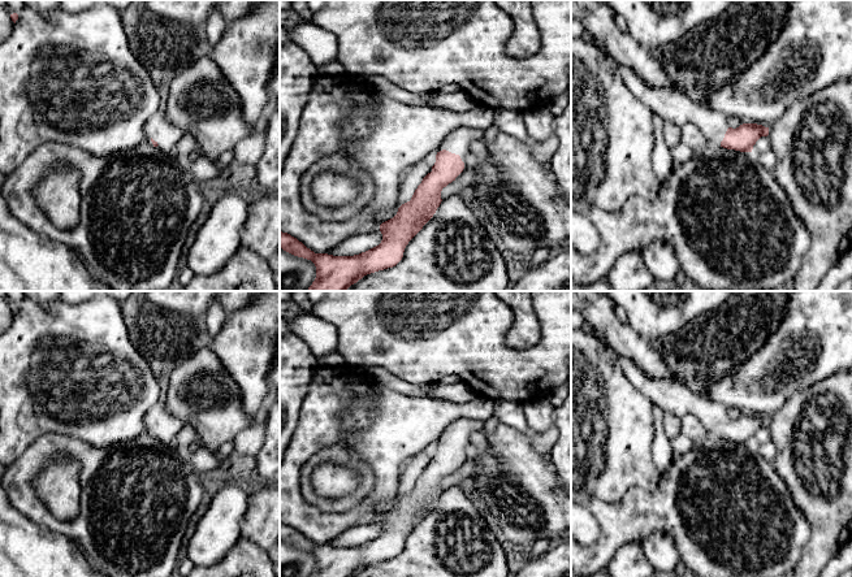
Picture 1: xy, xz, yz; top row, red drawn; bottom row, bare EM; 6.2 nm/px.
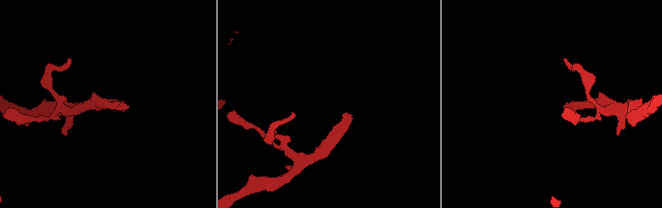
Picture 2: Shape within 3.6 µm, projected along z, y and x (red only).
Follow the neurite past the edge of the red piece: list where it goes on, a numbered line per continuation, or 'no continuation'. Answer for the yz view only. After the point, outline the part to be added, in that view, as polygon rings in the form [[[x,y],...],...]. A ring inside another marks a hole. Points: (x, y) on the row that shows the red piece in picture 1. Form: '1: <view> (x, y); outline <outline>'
1: yz (669, 104); outline [[[617,64],[617,69],[630,91],[663,121],[671,121],[679,126],[692,122],[705,134],[709,146],[721,147],[730,127],[728,117],[705,108],[684,92],[667,87],[652,87],[622,64]]]

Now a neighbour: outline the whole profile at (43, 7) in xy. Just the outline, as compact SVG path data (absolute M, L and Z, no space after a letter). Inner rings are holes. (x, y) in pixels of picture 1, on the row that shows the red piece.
M23 0L23 8L47 14L49 10L60 9L60 1L61 0Z

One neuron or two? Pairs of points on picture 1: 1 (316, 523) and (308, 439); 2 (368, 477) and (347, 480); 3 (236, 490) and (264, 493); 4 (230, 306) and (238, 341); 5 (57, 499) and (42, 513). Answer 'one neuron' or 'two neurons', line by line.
1: one neuron
2: two neurons
3: two neurons
4: two neurons
5: two neurons

